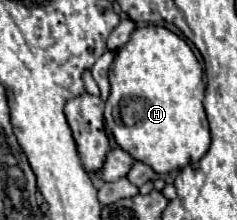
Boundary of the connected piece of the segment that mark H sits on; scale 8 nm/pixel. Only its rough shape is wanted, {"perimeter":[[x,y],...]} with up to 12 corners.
{"perimeter":[[162,25],[116,51],[106,127],[156,173],[210,147],[202,65]]}

